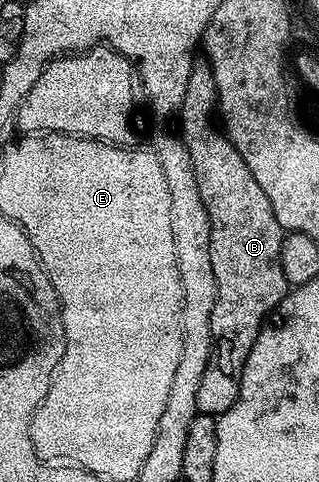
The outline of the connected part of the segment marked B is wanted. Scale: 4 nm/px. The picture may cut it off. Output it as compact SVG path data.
M196 61L189 78L189 88L186 89L183 109L179 111L177 118L178 121L183 121L181 137L193 160L197 188L201 188L201 200L205 204L205 212L209 212L211 225L209 260L213 260L213 276L217 280L219 298L215 301L211 317L211 355L209 364L205 364L205 376L201 376L201 388L197 388L197 408L200 414L216 416L233 408L241 388L241 372L245 368L245 360L249 360L249 352L259 331L263 329L269 315L279 307L289 289L285 272L281 272L284 228L277 216L273 216L273 204L269 204L269 196L265 196L265 192L261 192L261 184L253 180L249 164L245 164L241 152L237 152L235 145L217 125L215 117L218 100L215 73L206 61Z

